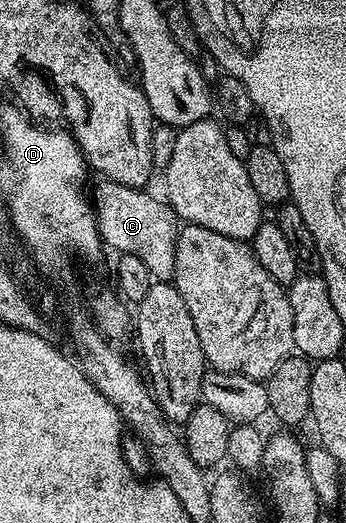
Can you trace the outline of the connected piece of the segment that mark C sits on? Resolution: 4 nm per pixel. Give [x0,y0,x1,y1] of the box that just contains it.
[94,181,181,280]

